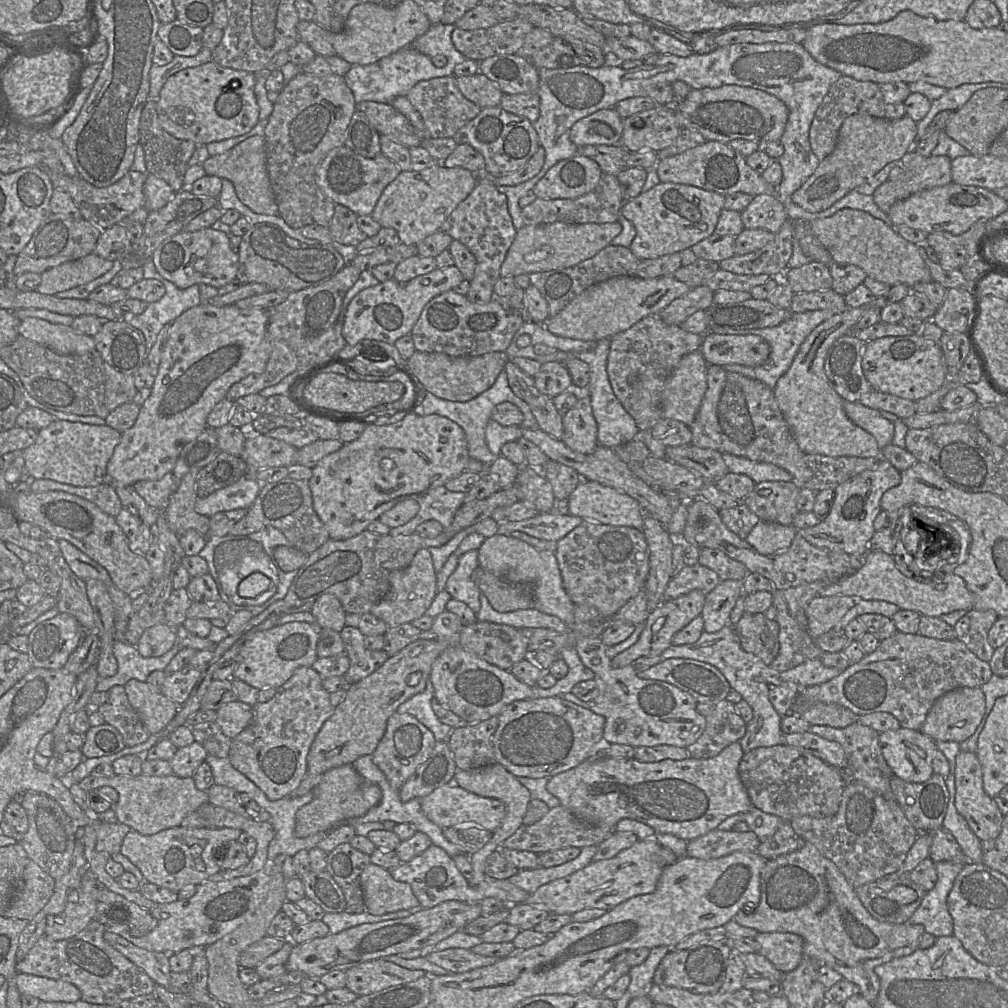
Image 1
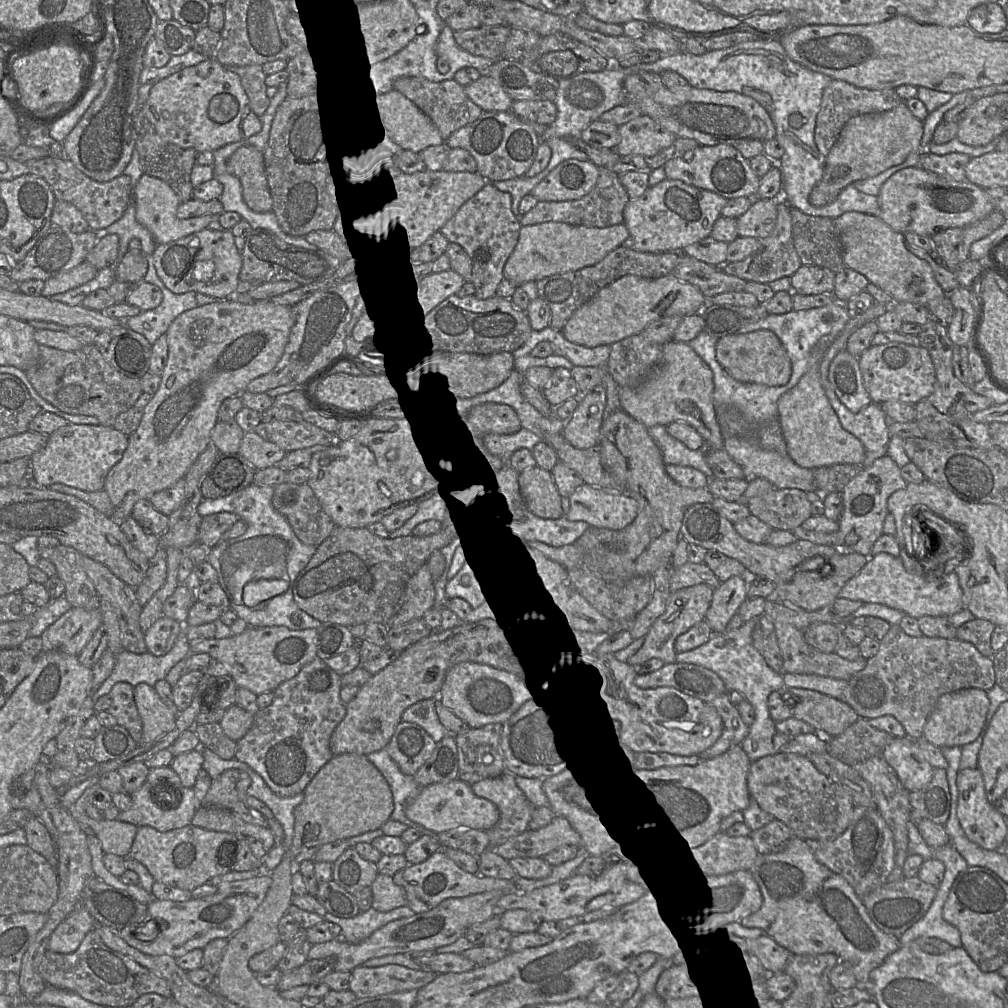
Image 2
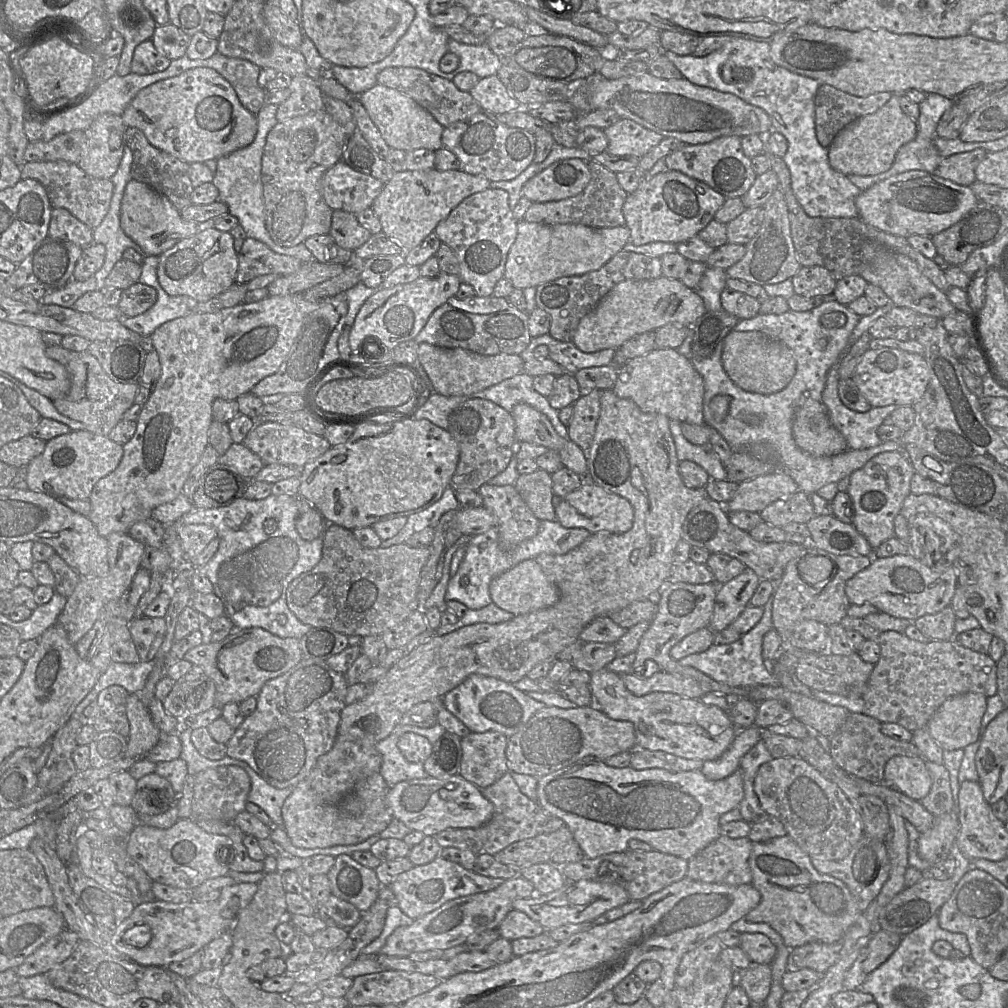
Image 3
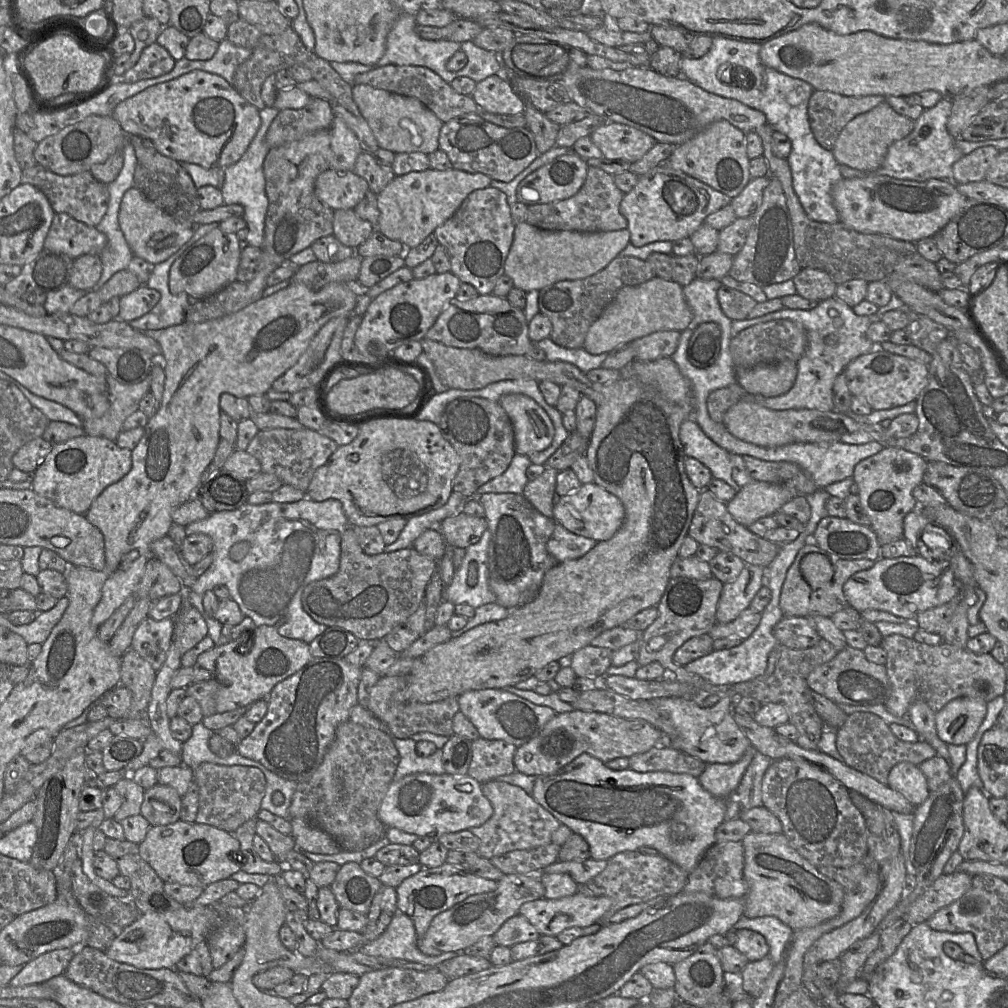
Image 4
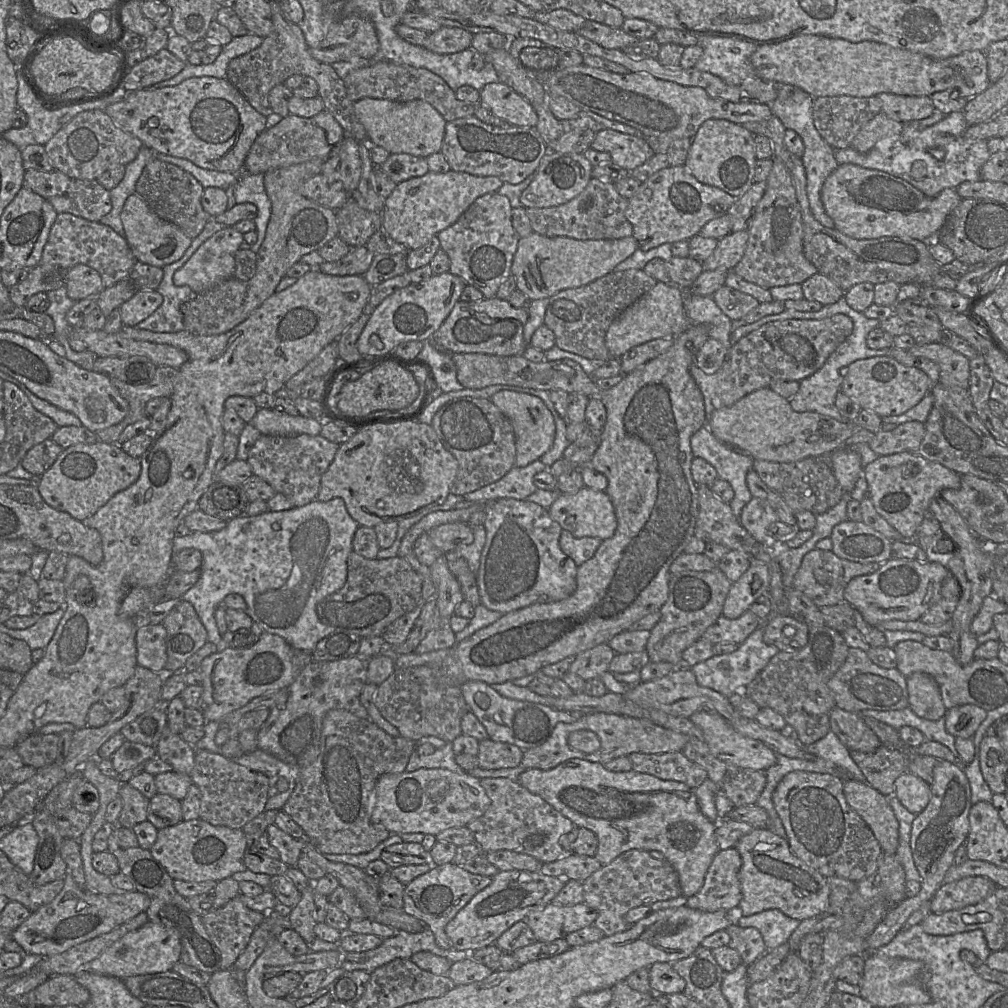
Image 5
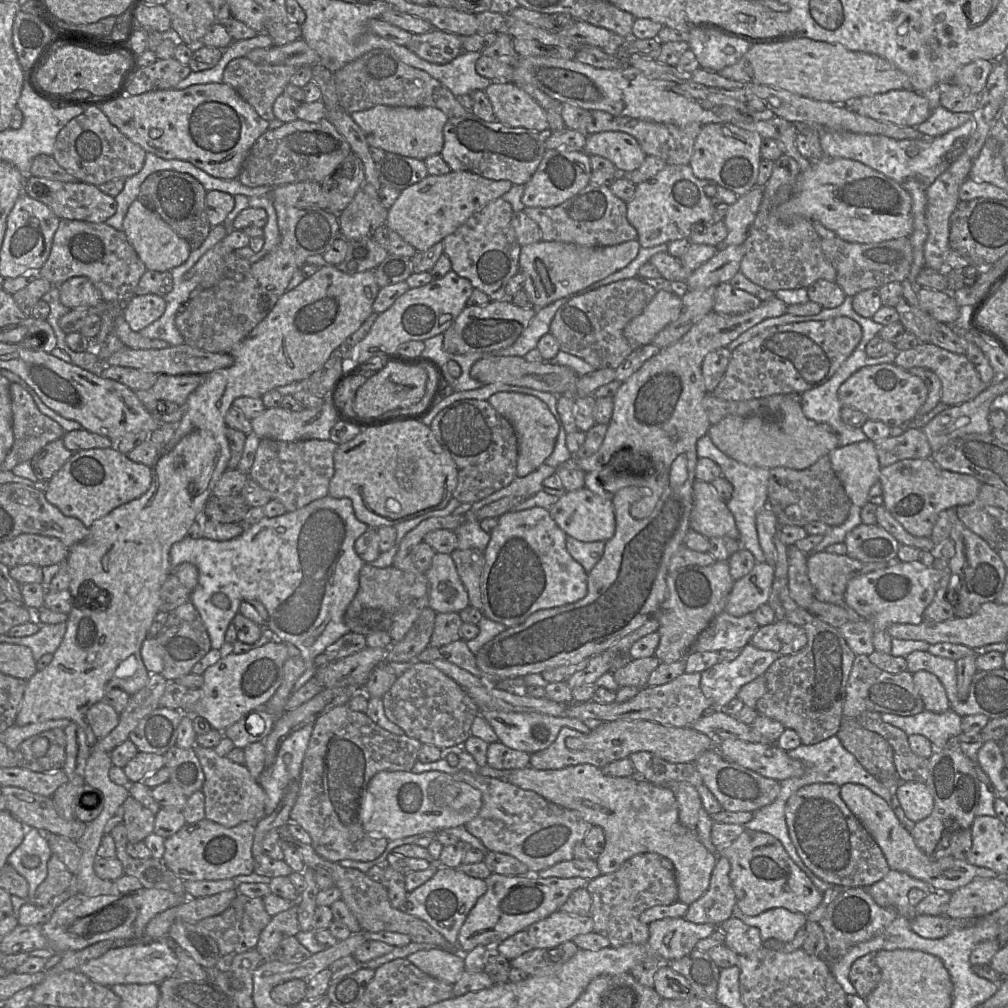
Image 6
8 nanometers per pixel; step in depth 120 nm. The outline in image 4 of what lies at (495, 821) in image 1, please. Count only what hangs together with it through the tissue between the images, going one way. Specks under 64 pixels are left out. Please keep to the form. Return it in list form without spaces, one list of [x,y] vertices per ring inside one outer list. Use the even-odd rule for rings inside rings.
[[[413,773],[393,780],[378,807],[378,818],[386,827],[395,827],[402,831],[437,839],[449,832],[458,832],[481,826],[493,814],[493,806],[482,791],[482,784],[471,776],[455,776],[447,773]]]

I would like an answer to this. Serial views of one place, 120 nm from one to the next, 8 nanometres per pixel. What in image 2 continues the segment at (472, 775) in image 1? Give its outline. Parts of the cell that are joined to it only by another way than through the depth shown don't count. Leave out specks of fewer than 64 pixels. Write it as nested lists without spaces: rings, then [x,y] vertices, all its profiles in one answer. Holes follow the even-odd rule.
[[[507,771],[498,777],[478,781],[471,787],[477,796],[494,803],[502,818],[511,818],[528,801],[517,786],[515,776]]]

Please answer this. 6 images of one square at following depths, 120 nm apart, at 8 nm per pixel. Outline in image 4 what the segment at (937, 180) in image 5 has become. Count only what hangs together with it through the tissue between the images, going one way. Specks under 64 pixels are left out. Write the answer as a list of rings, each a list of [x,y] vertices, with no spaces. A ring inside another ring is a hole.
[[[943,97],[935,106],[925,109],[915,120],[914,128],[905,138],[890,145],[883,164],[874,170],[861,171],[840,164],[843,178],[865,178],[869,176],[890,176],[898,179],[925,181],[929,179],[952,180],[953,164],[964,154],[956,146],[954,138],[947,130],[951,114],[952,99]]]

